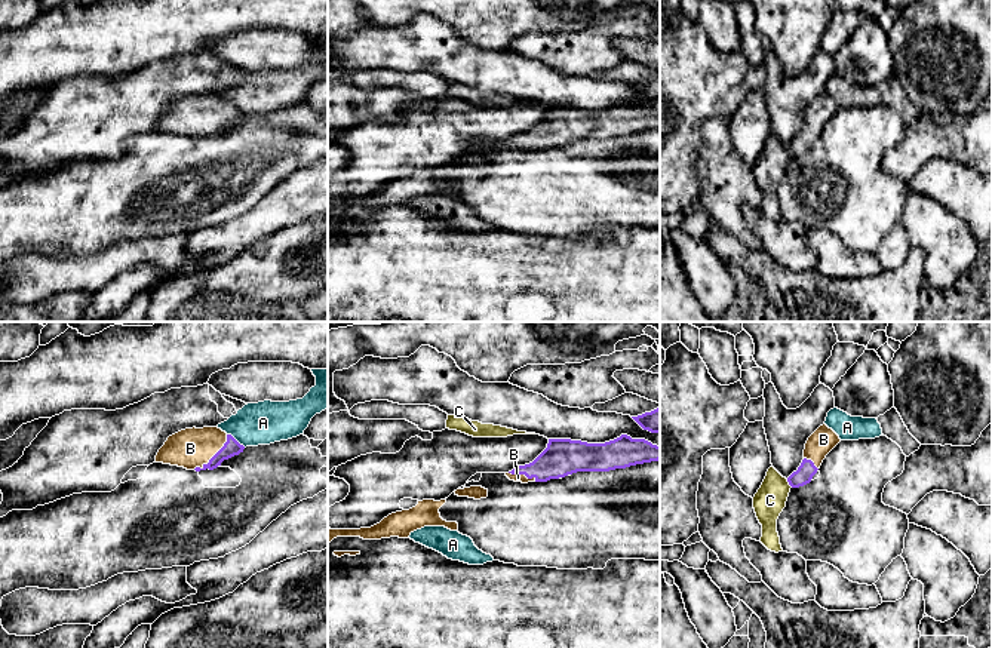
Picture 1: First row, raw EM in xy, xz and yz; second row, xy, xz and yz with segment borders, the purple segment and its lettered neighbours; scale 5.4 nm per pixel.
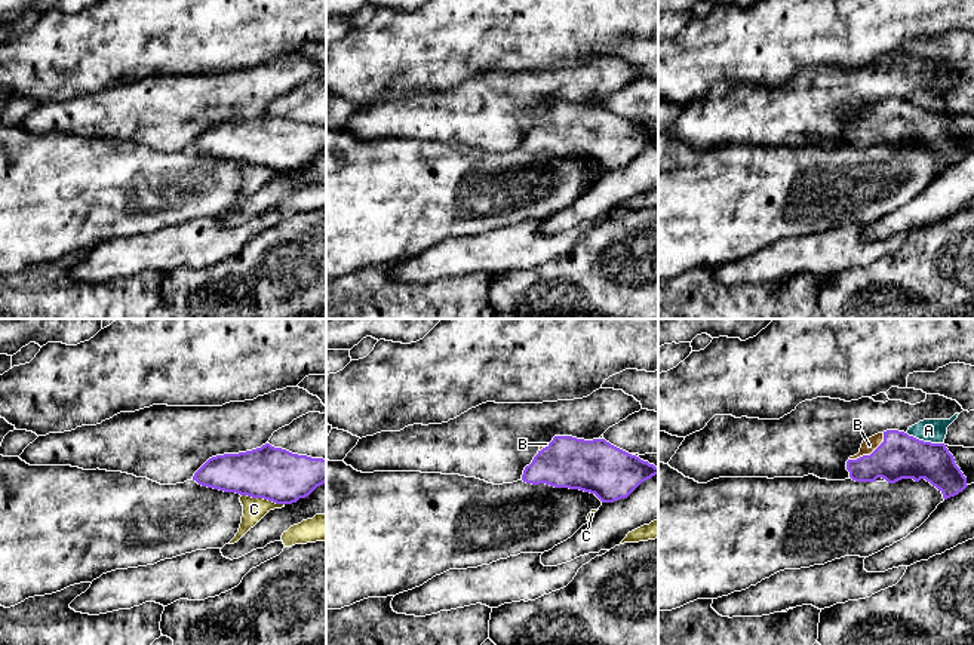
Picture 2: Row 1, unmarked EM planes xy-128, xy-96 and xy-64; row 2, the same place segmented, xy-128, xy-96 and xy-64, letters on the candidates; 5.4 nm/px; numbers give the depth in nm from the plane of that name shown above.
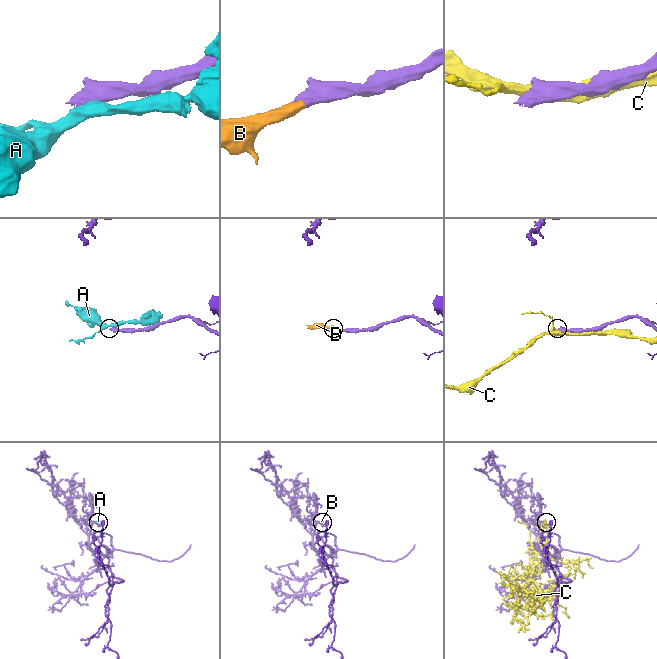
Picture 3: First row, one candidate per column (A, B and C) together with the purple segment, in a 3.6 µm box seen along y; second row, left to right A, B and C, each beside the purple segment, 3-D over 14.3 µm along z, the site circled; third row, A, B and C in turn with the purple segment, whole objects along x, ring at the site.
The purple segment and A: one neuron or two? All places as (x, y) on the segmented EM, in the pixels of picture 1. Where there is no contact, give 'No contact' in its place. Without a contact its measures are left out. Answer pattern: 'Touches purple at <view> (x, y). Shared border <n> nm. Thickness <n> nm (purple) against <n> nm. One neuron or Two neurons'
Touches purple at xy (235, 439). Shared border 130 nm. Thickness 90 nm (purple) against 240 nm. Two neurons

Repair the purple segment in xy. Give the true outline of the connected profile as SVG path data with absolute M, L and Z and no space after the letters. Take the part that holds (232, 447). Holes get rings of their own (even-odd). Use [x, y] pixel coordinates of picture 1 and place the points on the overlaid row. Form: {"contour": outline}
{"contour": "M193 427L169 436L159 449L156 463L196 472L214 470L224 460L239 455L243 449L243 445L218 427Z"}

